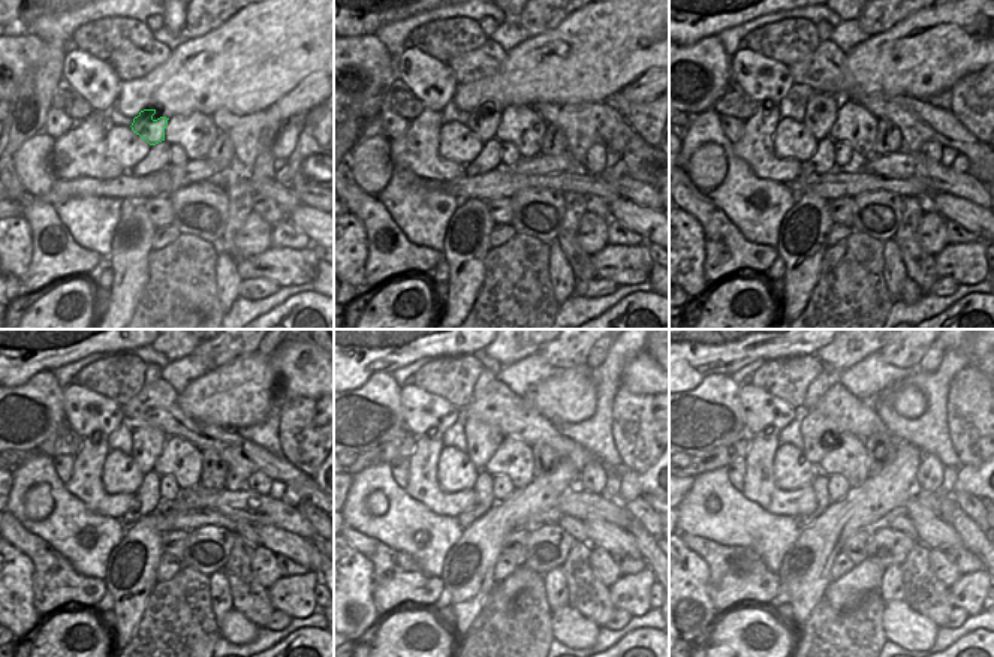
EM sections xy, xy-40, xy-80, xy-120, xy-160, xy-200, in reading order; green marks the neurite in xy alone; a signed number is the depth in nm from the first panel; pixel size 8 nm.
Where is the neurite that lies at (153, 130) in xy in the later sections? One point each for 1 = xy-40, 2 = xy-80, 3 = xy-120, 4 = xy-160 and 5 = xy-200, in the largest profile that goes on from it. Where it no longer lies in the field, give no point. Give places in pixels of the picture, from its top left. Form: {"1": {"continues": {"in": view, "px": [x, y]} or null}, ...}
{"1": {"continues": {"in": "xy-40", "px": [484, 120]}}, "2": {"continues": {"in": "xy-80", "px": [821, 108]}}, "3": {"continues": {"in": "xy-120", "px": [148, 442]}}, "4": {"continues": {"in": "xy-160", "px": [482, 439]}}, "5": {"continues": {"in": "xy-200", "px": [819, 433]}}}

